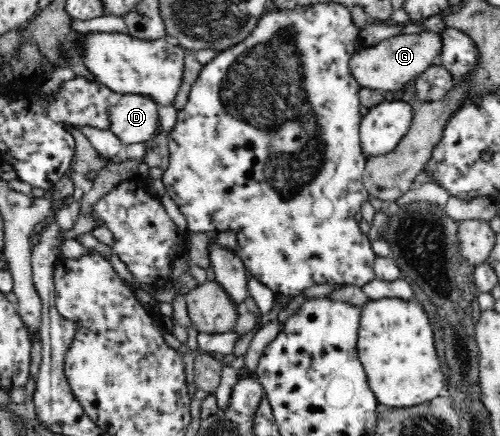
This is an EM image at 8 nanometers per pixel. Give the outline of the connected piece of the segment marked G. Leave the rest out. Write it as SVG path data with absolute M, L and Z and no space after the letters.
M424 30L419 34L401 34L399 36L393 36L386 40L378 40L377 44L360 44L353 52L353 56L349 58L349 73L353 76L353 79L357 80L357 83L363 88L372 88L381 90L399 90L401 86L407 86L409 80L413 80L426 68L433 65L435 56L441 54L441 36L439 33L433 31Z

